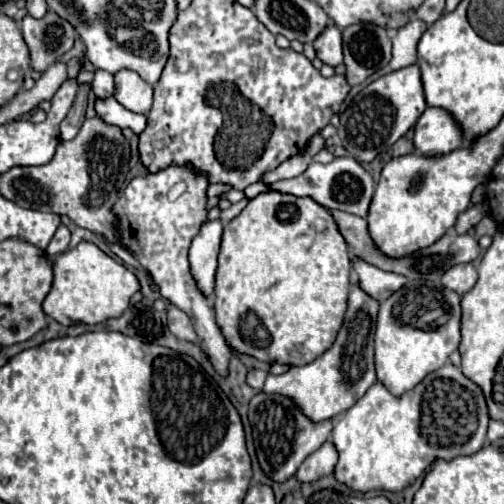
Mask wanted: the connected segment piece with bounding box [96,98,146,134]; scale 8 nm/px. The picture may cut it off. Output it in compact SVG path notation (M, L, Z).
M116 98L96 100L96 112L100 118L104 118L104 122L120 126L120 128L130 128L136 134L140 134L146 126L144 114L136 114L136 112L126 110L122 104L116 102Z

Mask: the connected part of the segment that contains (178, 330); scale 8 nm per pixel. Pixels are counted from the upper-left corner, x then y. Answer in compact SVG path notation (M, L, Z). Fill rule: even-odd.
M168 306L168 328L172 334L176 334L180 340L188 340L188 342L196 342L196 332L194 326L188 318L186 312L182 312L176 306Z

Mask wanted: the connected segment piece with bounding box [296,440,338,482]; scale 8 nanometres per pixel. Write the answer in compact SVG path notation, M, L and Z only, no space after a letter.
M328 440L328 442L324 442L316 452L312 452L312 454L302 462L302 466L298 468L296 476L298 476L300 482L318 480L318 478L322 478L322 476L326 476L326 474L332 474L336 462L338 462L336 446Z

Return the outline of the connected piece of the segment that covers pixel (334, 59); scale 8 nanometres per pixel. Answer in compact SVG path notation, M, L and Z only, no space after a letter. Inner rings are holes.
M328 22L322 34L314 40L314 50L324 64L334 68L342 64L342 32L334 22Z

